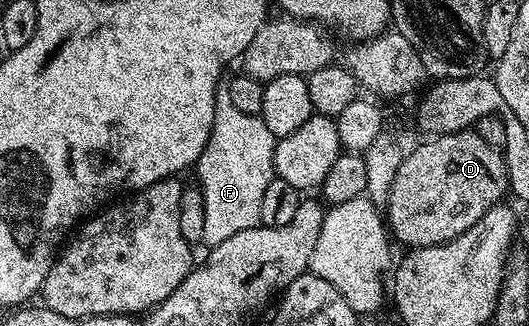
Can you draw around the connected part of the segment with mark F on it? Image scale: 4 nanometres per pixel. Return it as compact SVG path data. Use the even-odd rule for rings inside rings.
M228 81L218 82L214 97L213 124L208 144L198 158L198 188L204 200L203 243L216 247L236 232L261 223L260 207L264 191L275 177L275 136L259 115L237 111L229 97Z

